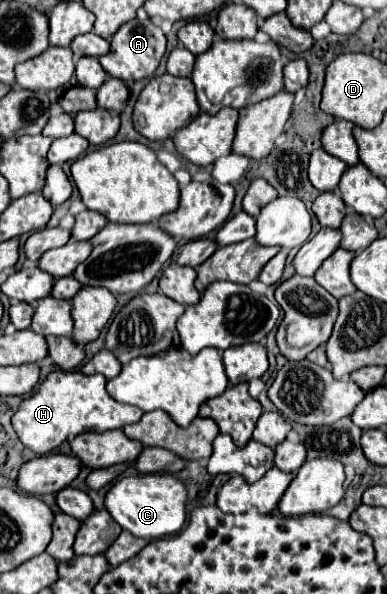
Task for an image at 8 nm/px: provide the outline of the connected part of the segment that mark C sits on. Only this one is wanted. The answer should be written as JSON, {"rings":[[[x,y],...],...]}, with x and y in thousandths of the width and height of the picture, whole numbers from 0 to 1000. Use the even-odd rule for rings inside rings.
{"rings":[[[385,796],[302,806],[271,833],[271,857],[318,894],[333,894],[349,904],[411,907],[468,894],[478,880],[478,843],[483,827],[463,806],[452,806],[447,800]]]}

